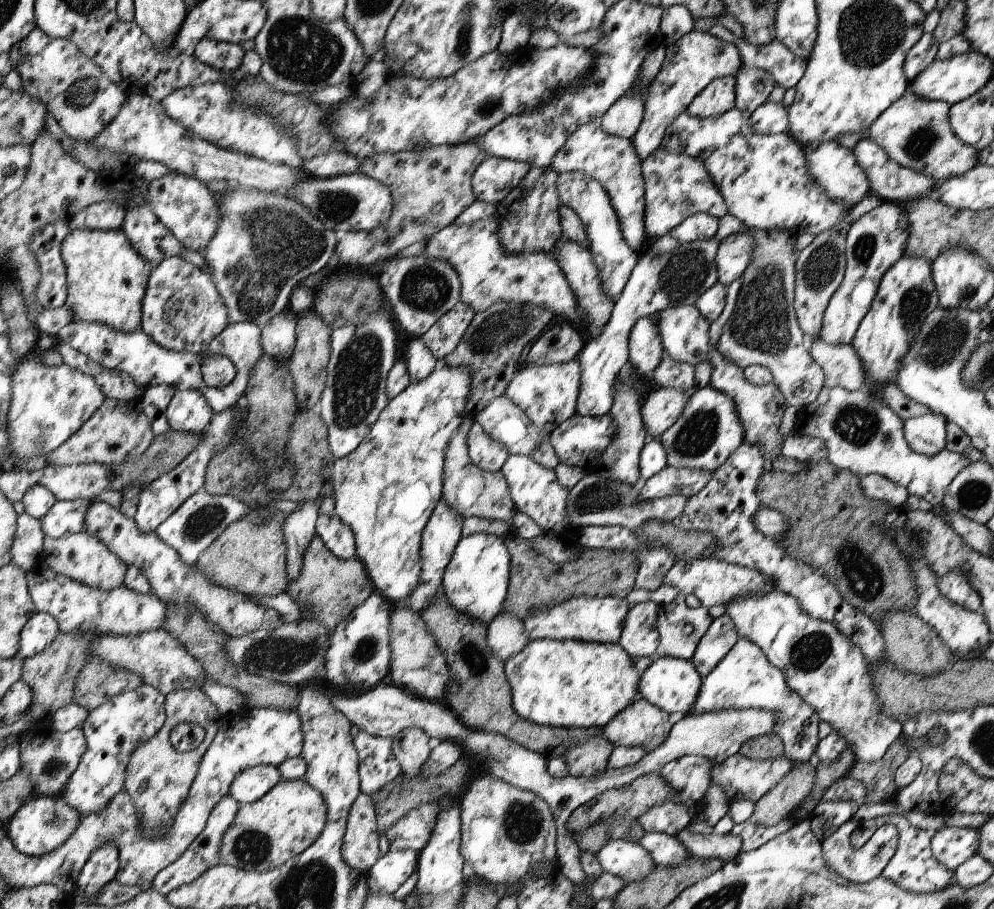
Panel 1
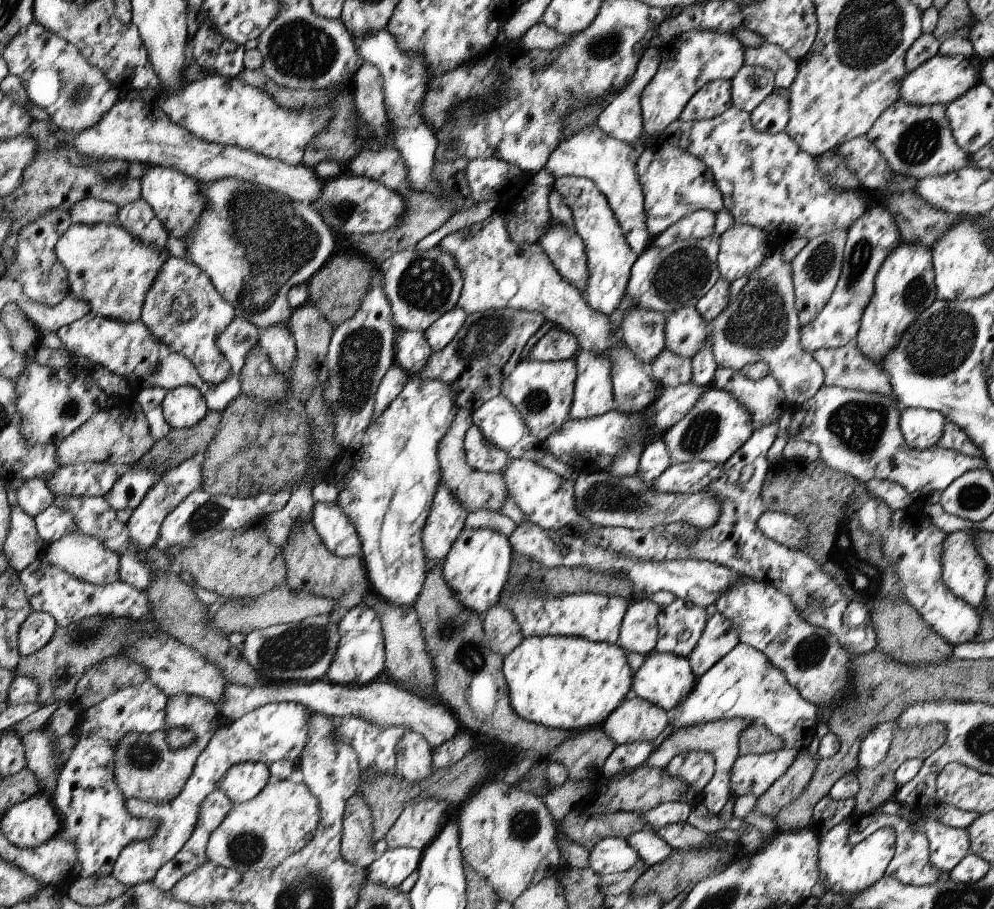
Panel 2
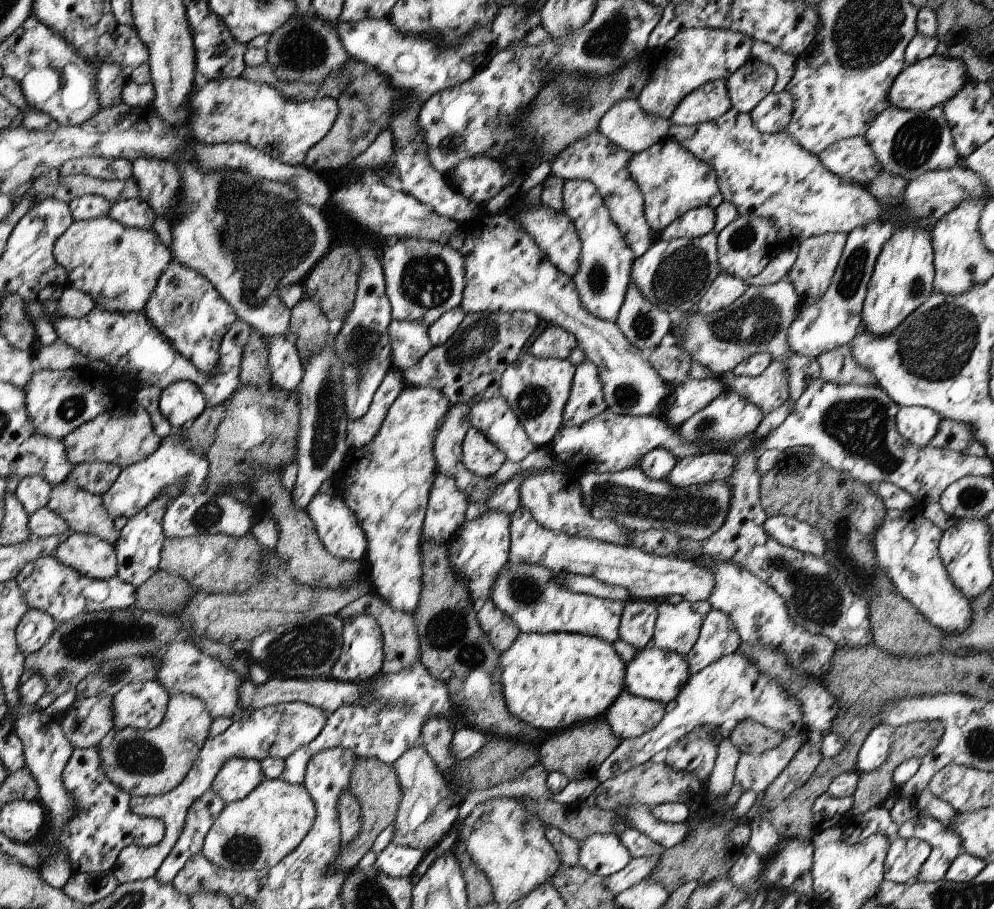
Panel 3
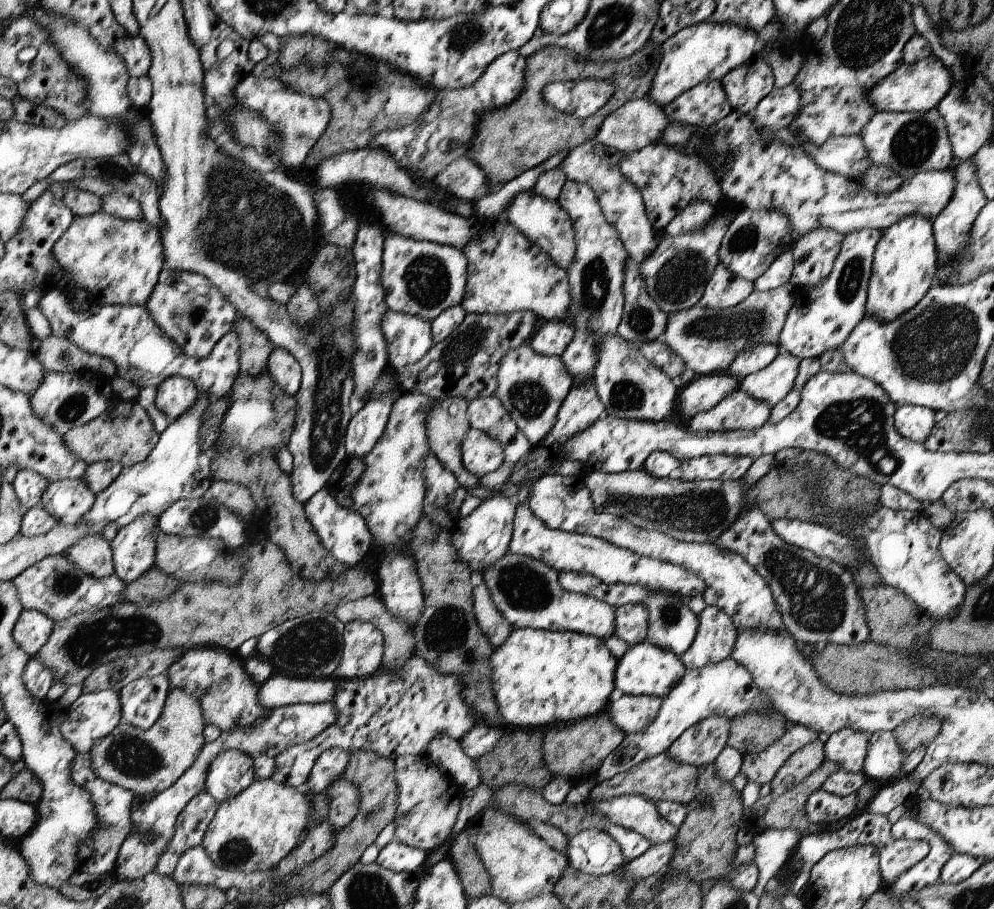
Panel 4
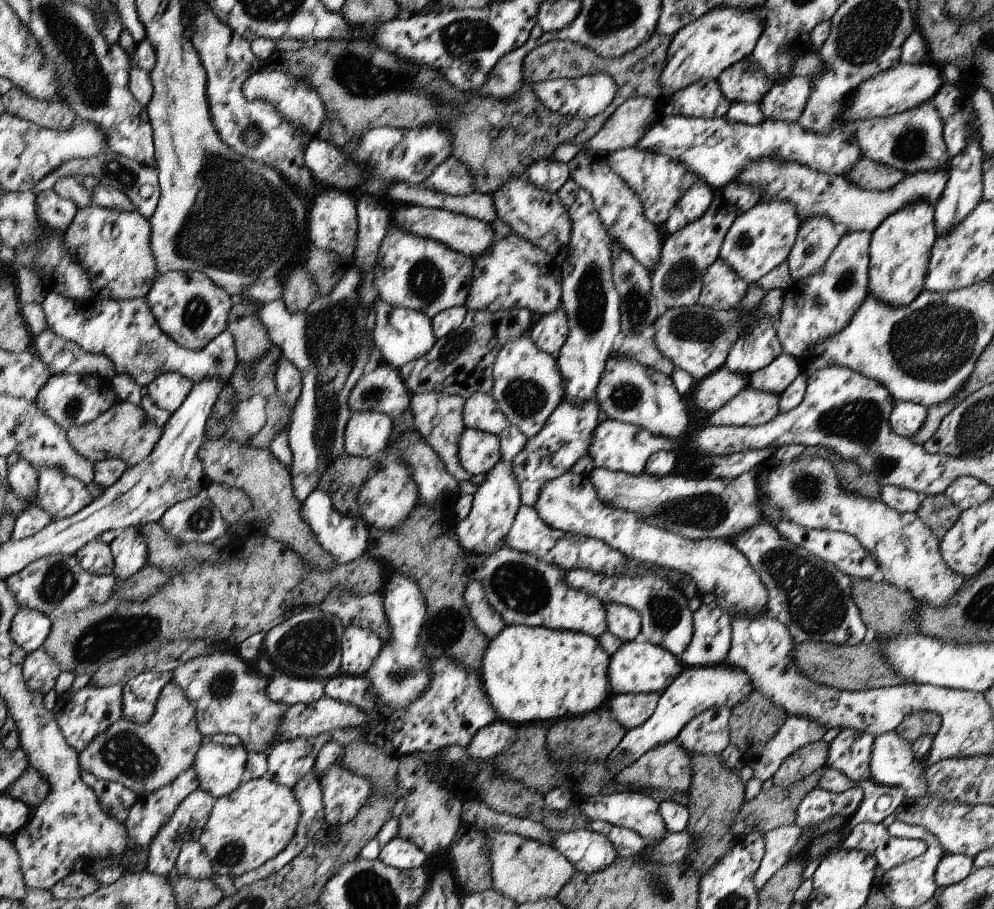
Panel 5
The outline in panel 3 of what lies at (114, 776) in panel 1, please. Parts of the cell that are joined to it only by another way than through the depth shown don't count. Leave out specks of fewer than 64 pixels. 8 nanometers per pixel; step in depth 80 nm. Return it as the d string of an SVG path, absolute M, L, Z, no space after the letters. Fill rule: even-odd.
M157 679L133 681L112 697L114 729L131 727L148 731L156 728L165 719L170 698L169 692ZM99 747L75 748L73 757L65 768L66 790L76 804L74 804L74 818L66 822L60 840L68 848L73 873L109 873L116 867L117 859L126 846L156 846L165 834L162 820L145 822L140 816L134 815L130 807L132 801L130 794L106 778L98 752Z

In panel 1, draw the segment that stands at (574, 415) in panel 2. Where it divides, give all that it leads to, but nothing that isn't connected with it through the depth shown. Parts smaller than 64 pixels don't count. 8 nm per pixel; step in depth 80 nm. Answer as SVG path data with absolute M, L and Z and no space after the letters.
M714 236L705 241L680 245L674 251L660 256L654 256L650 252L640 253L640 259L632 269L626 286L615 300L610 322L599 337L586 341L579 354L582 378L577 402L578 415L601 417L609 414L613 403L614 379L628 366L629 338L634 325L641 318L650 317L668 305L676 303L694 305L698 298L717 282L714 258L719 244Z

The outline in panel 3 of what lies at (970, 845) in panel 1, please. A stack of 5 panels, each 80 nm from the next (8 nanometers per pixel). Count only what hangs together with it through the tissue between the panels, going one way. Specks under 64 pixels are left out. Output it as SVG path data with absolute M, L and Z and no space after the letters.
M916 816L902 824L898 828L898 837L922 839L931 847L931 857L916 876L918 882L938 882L944 879L954 858L964 852L960 834L926 816Z

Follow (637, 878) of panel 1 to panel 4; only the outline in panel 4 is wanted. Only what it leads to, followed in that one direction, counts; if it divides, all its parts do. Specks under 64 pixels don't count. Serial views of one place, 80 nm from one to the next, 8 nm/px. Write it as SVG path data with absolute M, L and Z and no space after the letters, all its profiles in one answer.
M582 830L568 837L566 859L572 870L594 876L616 872L626 864L618 842L601 830Z

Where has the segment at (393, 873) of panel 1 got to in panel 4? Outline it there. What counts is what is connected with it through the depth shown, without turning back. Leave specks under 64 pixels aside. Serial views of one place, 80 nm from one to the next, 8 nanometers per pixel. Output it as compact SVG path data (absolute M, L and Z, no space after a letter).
M395 838L385 848L380 849L376 844L371 845L361 858L364 864L376 862L386 870L393 872L415 872L426 862L427 854L422 850L412 848L408 844L398 842Z

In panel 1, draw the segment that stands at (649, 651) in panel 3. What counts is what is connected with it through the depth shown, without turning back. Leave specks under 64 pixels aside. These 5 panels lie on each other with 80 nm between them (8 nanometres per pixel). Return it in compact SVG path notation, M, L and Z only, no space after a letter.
M658 657L650 664L641 676L638 694L644 697L650 704L661 708L664 712L690 713L693 704L698 698L701 689L702 677L698 674L691 659L677 659L674 657Z

